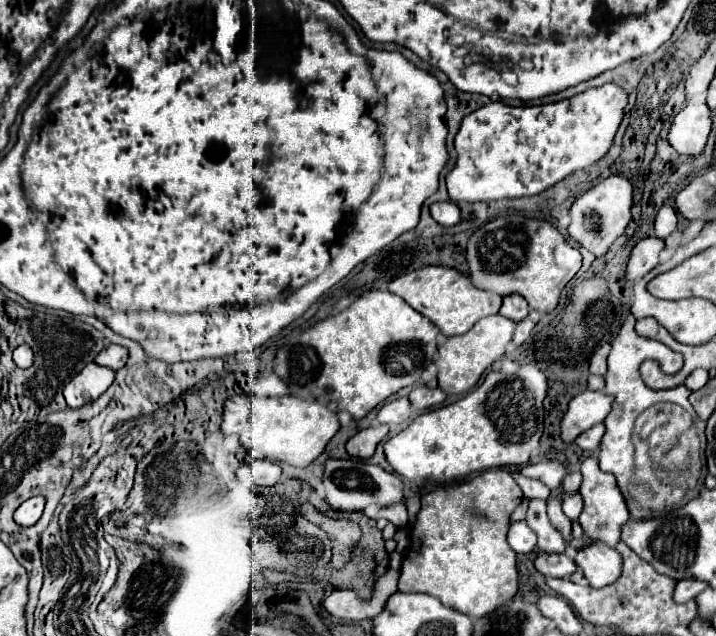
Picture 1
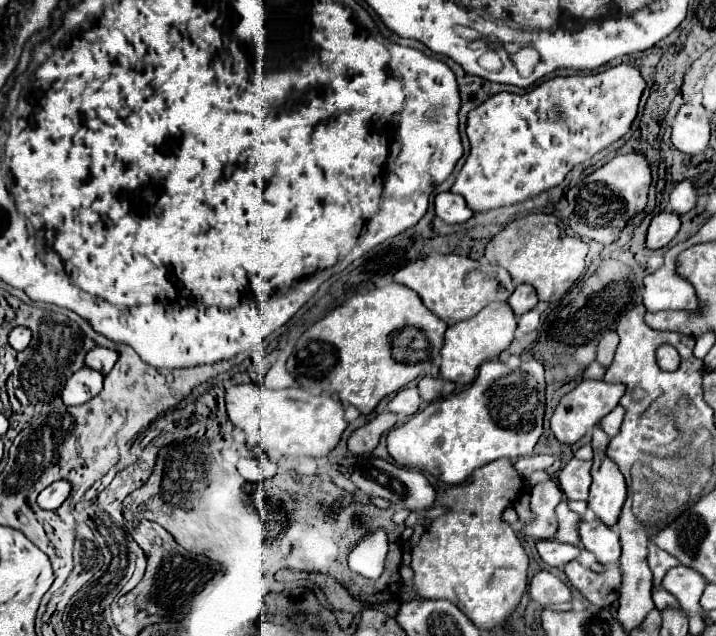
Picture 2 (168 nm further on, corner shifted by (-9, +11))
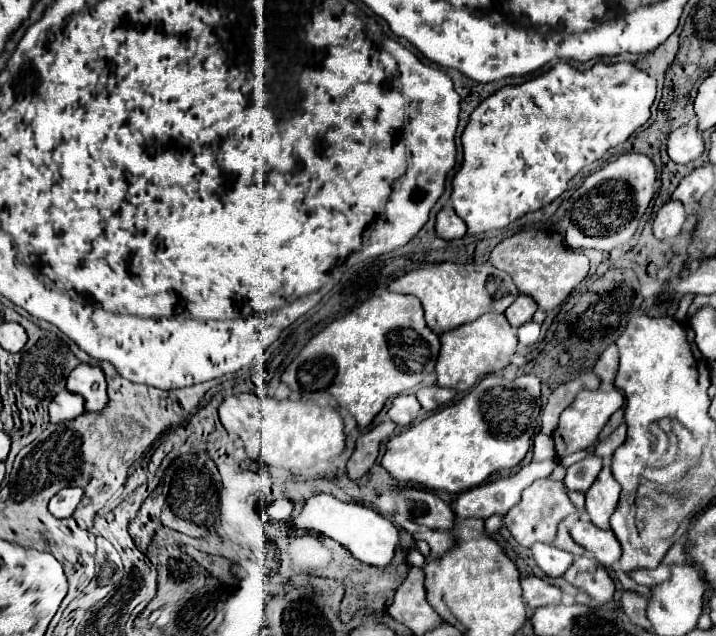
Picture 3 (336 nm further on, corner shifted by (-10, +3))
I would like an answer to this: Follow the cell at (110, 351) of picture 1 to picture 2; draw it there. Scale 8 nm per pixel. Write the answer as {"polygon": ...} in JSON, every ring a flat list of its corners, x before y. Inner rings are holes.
{"polygon":[[99,346,89,350,87,356,85,356,85,366,93,368,101,374,107,374,113,368,115,362,117,362,117,352,107,350,107,348,99,348]]}

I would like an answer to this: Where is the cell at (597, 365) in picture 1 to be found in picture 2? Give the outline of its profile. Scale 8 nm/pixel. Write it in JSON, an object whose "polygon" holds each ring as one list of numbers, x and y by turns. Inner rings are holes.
{"polygon":[[609,330,609,332,603,334,603,338,601,338,599,346,597,346,597,362,599,362,603,368,607,368,607,366,613,362,617,344,619,344,619,336,617,336,617,332]]}

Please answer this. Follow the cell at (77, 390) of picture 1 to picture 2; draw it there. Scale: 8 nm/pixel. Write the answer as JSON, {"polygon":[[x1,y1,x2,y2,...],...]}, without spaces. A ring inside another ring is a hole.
{"polygon":[[81,368,67,380,61,392,61,400,65,406,85,404,87,400,91,400,101,392,101,386,103,386,103,374,91,368]]}

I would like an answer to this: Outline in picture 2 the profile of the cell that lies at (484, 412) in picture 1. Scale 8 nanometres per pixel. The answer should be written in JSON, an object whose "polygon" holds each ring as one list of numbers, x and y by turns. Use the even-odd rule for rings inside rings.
{"polygon":[[491,360,481,364,471,388,431,402,407,424,387,432,389,456,407,468,429,472,447,484,461,484,473,470,499,460,519,458,533,452,543,432,545,380,543,364,523,362,517,370]]}

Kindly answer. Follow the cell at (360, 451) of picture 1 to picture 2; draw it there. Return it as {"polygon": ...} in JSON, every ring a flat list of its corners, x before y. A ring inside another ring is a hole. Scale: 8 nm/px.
{"polygon":[[383,412,377,414,373,420,369,420,365,426,357,428,351,438,349,438,349,452,353,456,365,456,371,454,375,450,375,446,379,444,379,438,383,432,391,430,397,424,397,414,393,412]]}

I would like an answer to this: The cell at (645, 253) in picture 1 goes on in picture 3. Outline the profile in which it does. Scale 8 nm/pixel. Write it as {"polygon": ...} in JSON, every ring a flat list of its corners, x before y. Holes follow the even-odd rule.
{"polygon":[[670,200,656,214,656,220,652,224,654,236,658,240,674,238,680,234,684,222,686,222,686,208,682,204,678,204,676,200]]}

